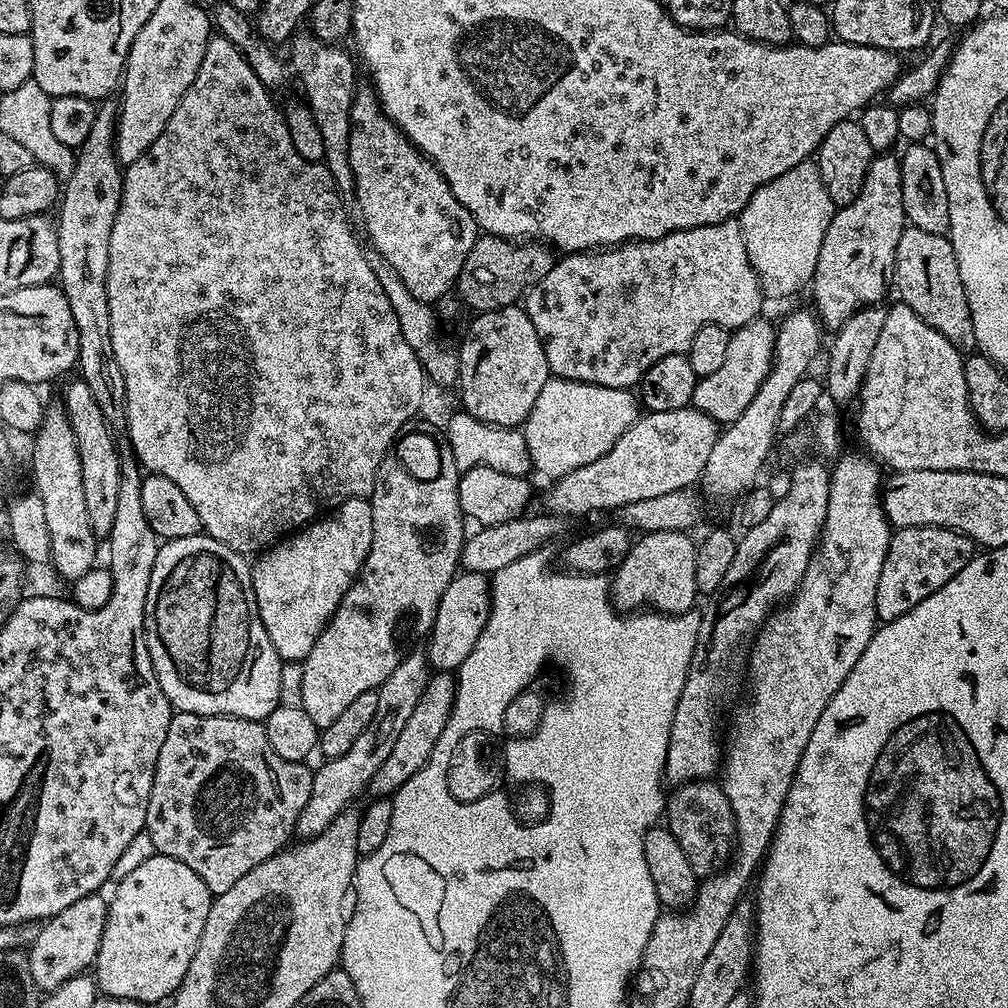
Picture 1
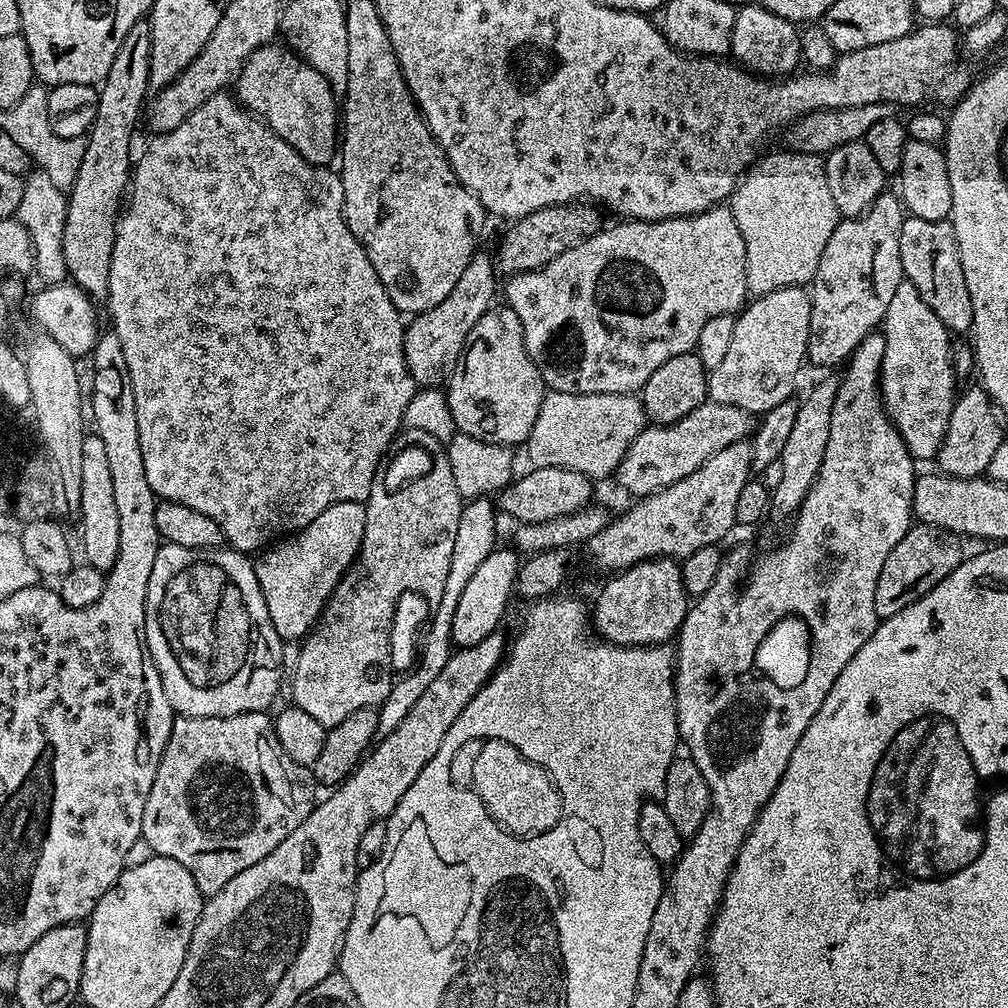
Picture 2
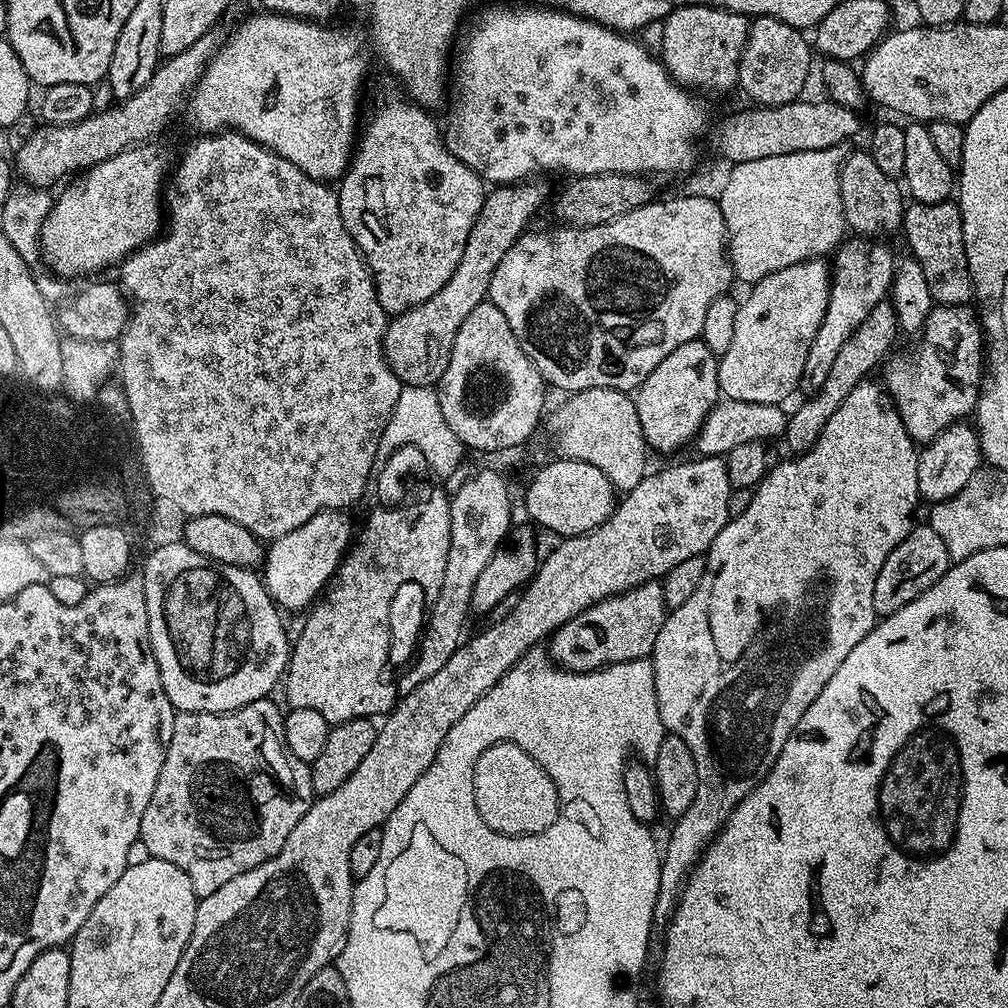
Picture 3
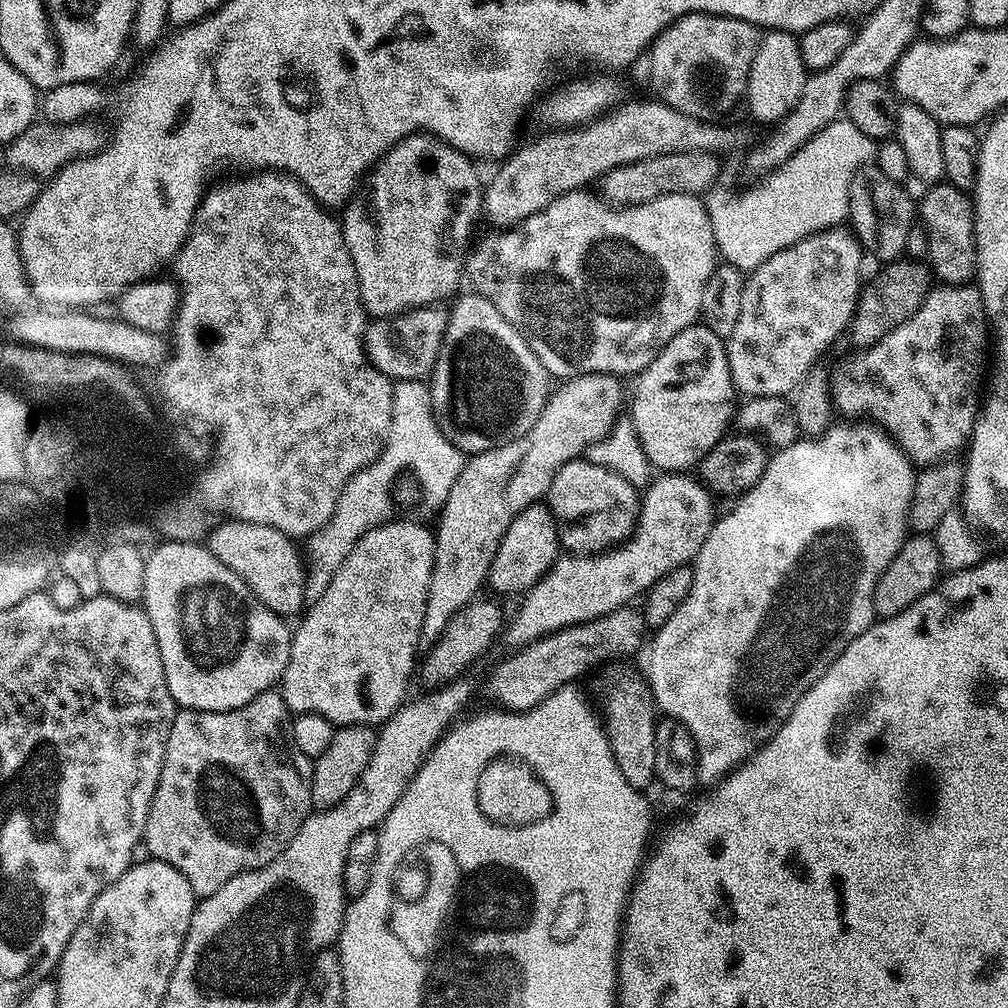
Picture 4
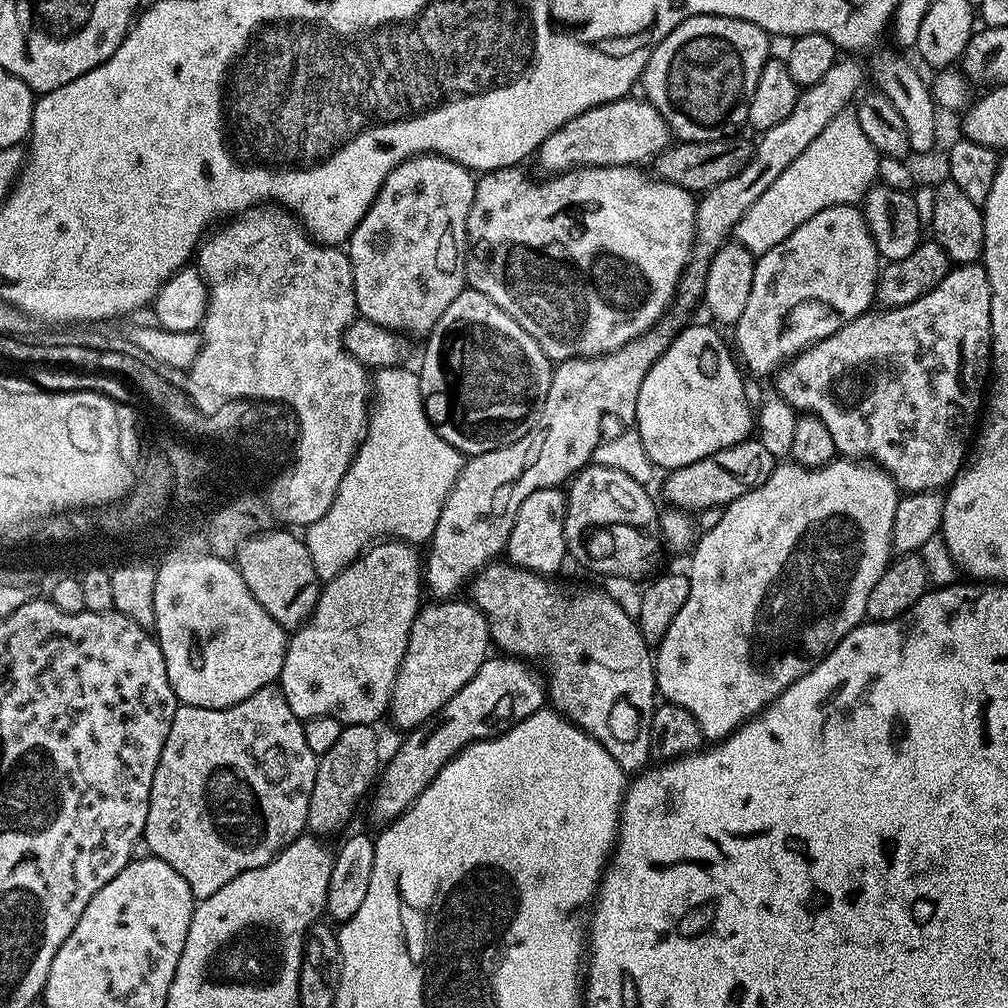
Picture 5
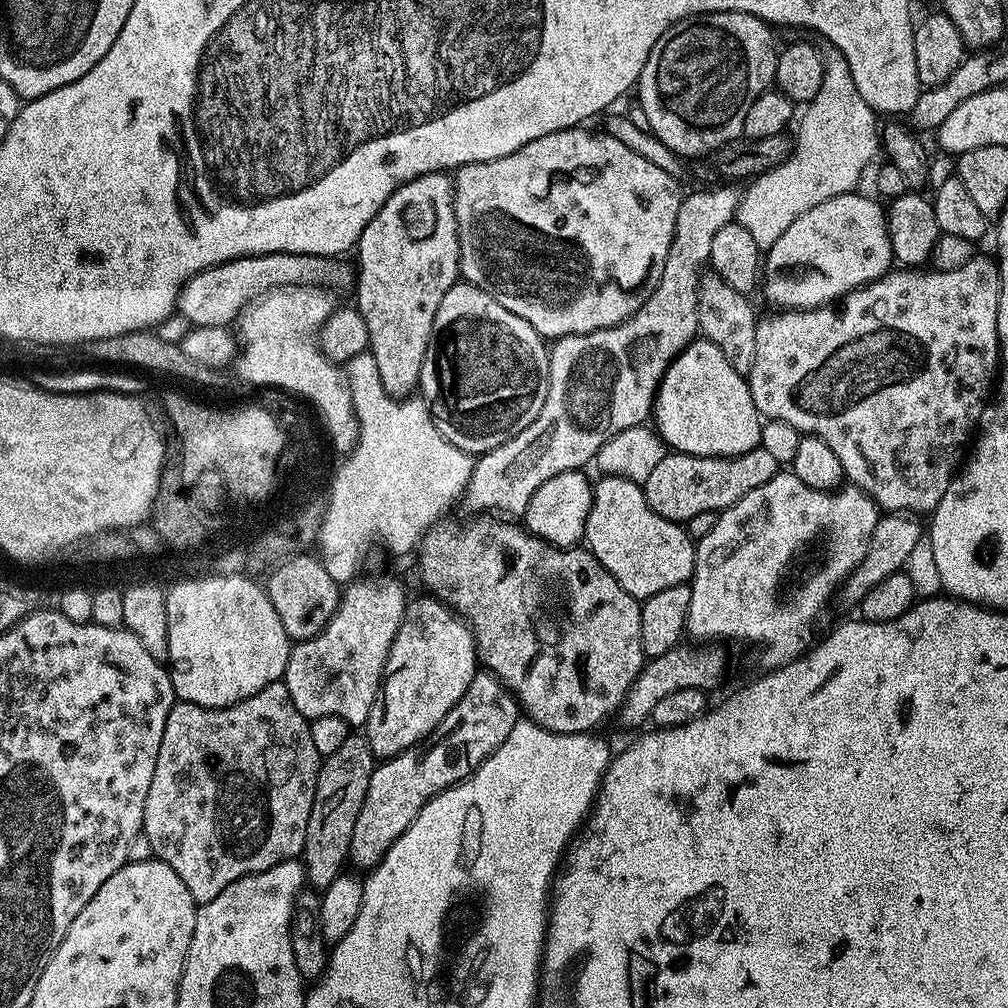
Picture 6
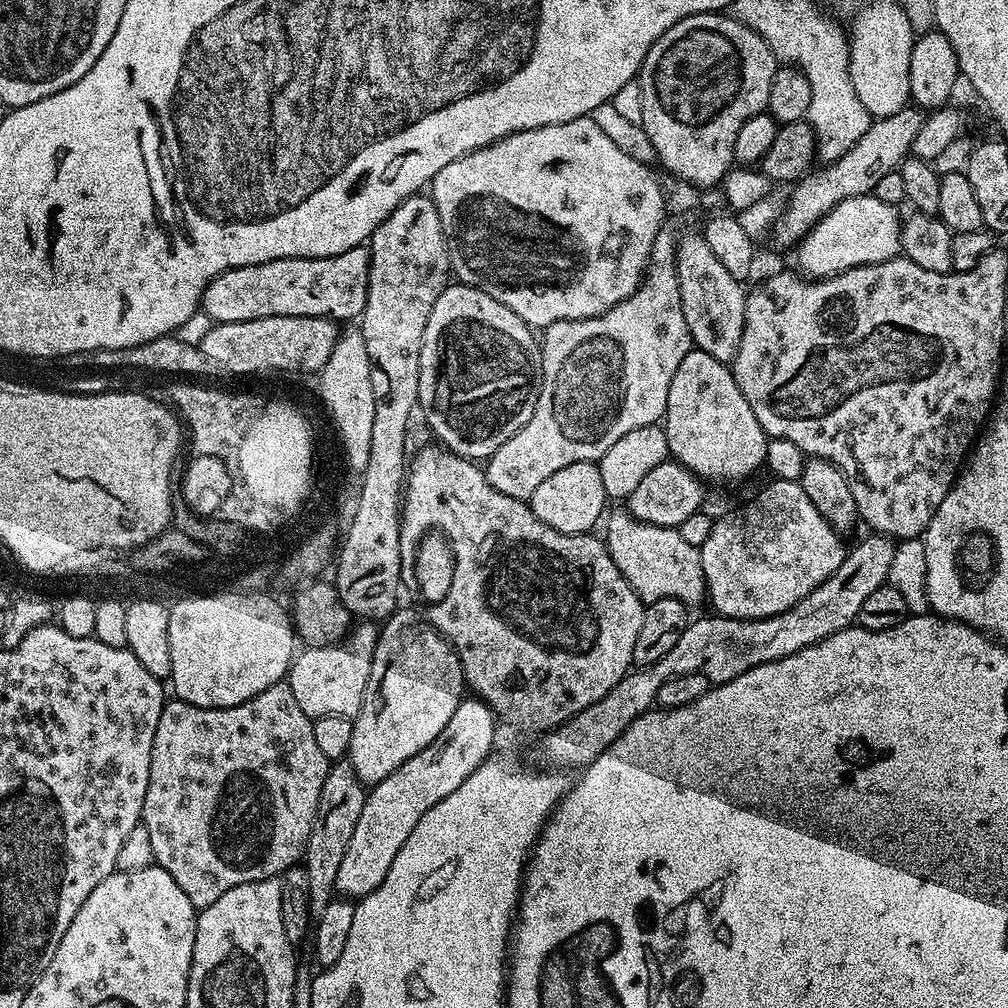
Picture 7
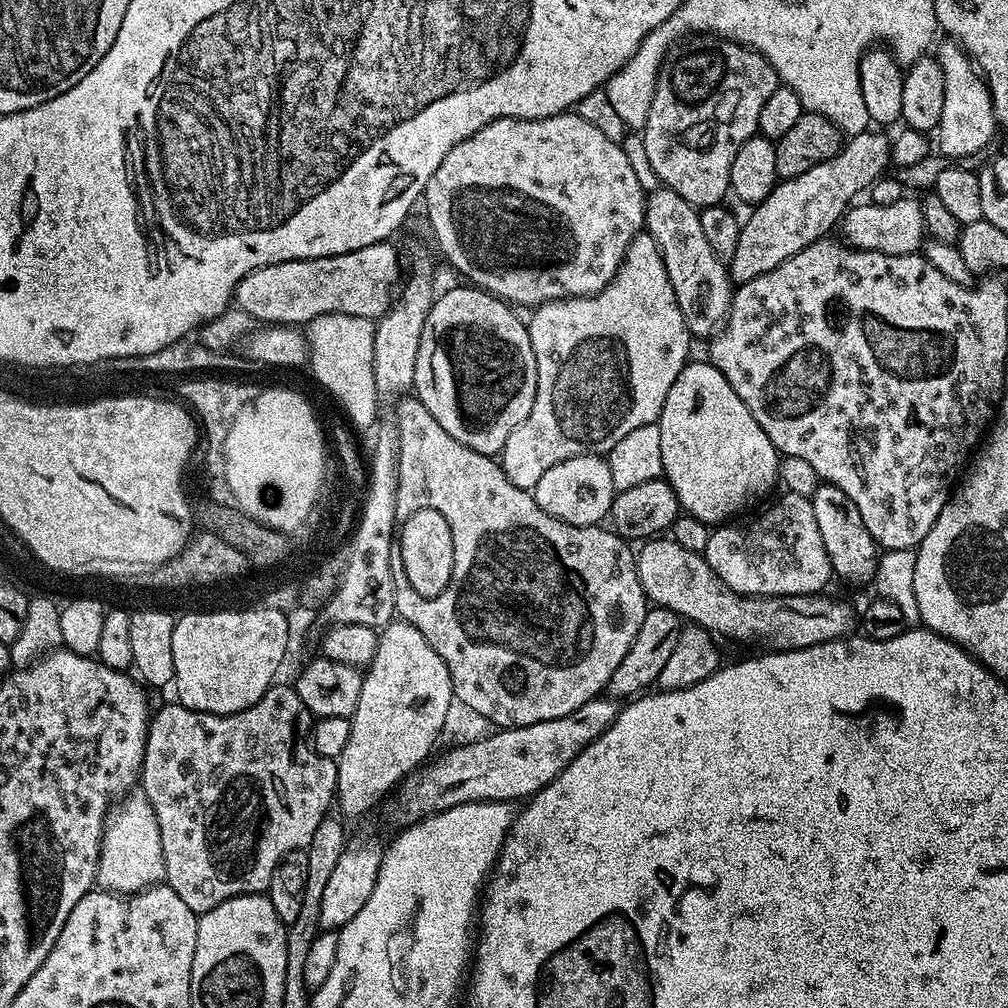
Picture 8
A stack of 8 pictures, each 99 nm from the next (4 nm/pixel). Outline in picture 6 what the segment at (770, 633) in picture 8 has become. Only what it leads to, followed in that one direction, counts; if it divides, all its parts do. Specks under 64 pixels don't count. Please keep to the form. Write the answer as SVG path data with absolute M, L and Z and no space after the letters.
M601 475L599 479L600 481L595 481L592 490L592 505L584 527L583 543L587 551L598 558L598 562L602 562L602 566L606 566L610 574L614 574L622 590L641 602L658 594L658 590L670 590L670 586L689 583L692 571L696 569L696 553L694 541L687 531L677 521L662 518L654 510L650 510L643 487L633 480L606 475Z

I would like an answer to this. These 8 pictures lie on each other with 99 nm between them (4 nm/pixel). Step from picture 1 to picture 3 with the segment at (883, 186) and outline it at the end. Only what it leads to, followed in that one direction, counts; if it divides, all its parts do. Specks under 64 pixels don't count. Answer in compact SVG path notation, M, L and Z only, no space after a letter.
M848 238L837 247L831 257L832 285L830 298L826 302L826 314L822 314L822 326L818 326L814 342L810 342L806 366L802 366L800 388L806 390L805 393L817 392L826 383L826 377L830 374L843 344L850 339L850 334L854 334L854 330L858 330L858 326L866 322L870 310L885 303L886 297L891 293L896 262L894 252L884 244L887 243L876 238Z

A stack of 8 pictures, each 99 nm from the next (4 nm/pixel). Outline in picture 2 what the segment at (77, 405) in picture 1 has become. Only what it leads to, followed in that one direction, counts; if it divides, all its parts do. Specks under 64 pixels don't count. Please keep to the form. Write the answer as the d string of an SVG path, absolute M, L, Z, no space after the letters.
M95 434L85 435L82 442L82 494L80 495L78 515L80 515L78 548L79 551L80 548L84 551L83 563L107 573L120 556L118 554L118 510L114 503L114 485L110 478L110 461L106 459L106 445L102 442L102 438L98 438Z

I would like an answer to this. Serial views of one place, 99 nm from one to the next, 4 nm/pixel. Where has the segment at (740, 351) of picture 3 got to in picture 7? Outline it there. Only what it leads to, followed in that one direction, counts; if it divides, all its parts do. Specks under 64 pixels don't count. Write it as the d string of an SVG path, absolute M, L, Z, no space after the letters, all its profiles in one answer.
M871 194L838 202L808 231L807 236L795 245L795 267L805 277L823 278L836 276L858 266L892 260L901 255L902 216L896 212L899 212L897 205L878 202L878 198Z

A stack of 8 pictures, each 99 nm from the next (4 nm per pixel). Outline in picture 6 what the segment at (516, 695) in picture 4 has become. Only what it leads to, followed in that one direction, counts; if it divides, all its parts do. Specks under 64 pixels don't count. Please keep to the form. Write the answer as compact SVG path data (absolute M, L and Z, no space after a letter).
M487 670L477 671L470 686L456 705L427 737L402 750L396 756L381 759L370 774L354 838L350 842L350 860L357 869L371 870L390 850L390 846L414 822L414 818L439 792L459 784L498 746L506 742L510 730L522 719L519 704L511 690Z

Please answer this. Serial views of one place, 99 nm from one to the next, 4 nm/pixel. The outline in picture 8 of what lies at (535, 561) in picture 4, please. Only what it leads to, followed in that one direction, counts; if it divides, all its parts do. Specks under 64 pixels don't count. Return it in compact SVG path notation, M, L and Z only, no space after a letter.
M603 455L579 456L566 458L566 462L558 462L558 466L550 466L542 478L538 478L536 487L531 489L532 497L554 518L562 522L570 522L574 526L587 524L599 525L600 520L612 510L612 500L617 489L614 478L610 478L610 466Z

